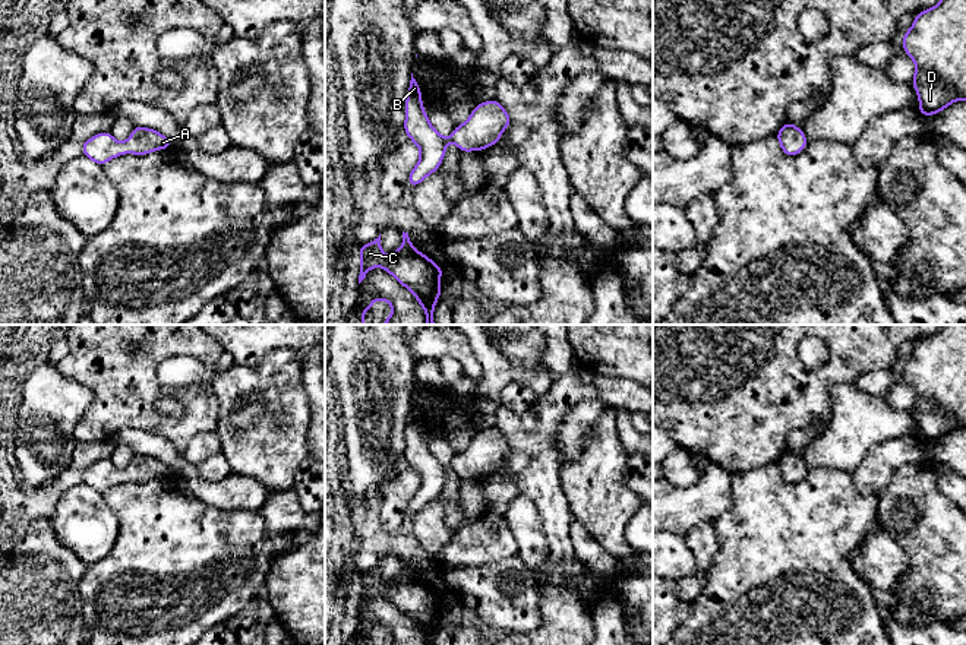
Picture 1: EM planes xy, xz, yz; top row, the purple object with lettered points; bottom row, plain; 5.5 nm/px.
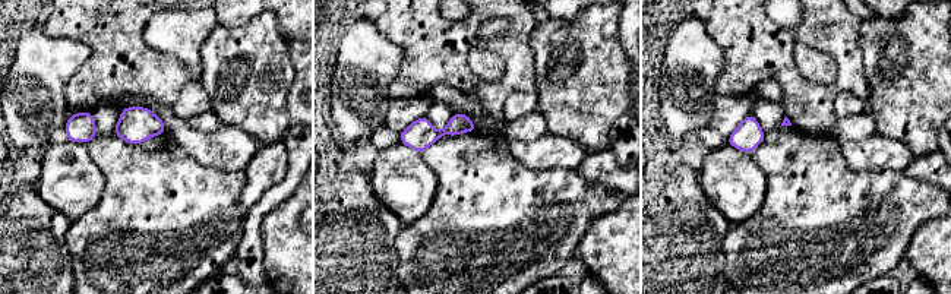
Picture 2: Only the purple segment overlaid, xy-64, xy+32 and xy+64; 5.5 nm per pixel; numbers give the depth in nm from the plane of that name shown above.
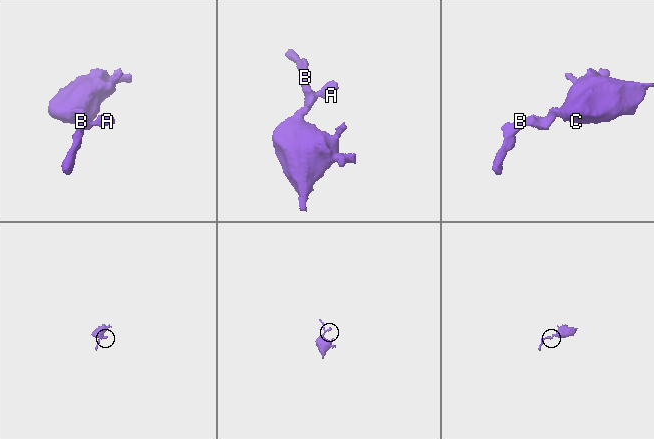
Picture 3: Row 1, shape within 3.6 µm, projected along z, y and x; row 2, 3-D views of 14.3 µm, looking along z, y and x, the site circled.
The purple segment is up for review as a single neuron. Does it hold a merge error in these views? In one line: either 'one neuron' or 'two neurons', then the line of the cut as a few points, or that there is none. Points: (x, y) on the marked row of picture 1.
one neuron | no cut

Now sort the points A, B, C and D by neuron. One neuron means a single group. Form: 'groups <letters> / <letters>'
groups A B C D

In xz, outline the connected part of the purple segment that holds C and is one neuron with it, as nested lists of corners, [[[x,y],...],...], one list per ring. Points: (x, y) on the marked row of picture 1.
[[[402,231],[401,247],[391,256],[382,253],[381,234],[373,241],[359,246],[362,256],[359,284],[373,266],[381,266],[402,287],[408,288],[426,313],[426,325],[435,325],[433,310],[441,297],[443,269],[414,249],[408,233]]]

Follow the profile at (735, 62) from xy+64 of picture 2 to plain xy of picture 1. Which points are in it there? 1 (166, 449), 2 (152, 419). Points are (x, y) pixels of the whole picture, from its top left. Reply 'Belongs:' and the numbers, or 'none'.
Belongs: 2

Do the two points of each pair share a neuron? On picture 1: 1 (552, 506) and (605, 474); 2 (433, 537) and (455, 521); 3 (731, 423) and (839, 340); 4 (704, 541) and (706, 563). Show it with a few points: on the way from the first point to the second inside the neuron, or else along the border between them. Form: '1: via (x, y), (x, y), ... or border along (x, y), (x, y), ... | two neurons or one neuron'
1: border along (559, 464), (559, 483), (568, 509), (574, 517) | two neurons
2: border along (439, 496), (445, 505), (445, 524), (454, 531) | two neurons
3: via (763, 407), (791, 405), (829, 372) | one neuron
4: via (704, 547), (704, 557) | one neuron

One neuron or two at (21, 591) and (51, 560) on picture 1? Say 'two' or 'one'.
one

